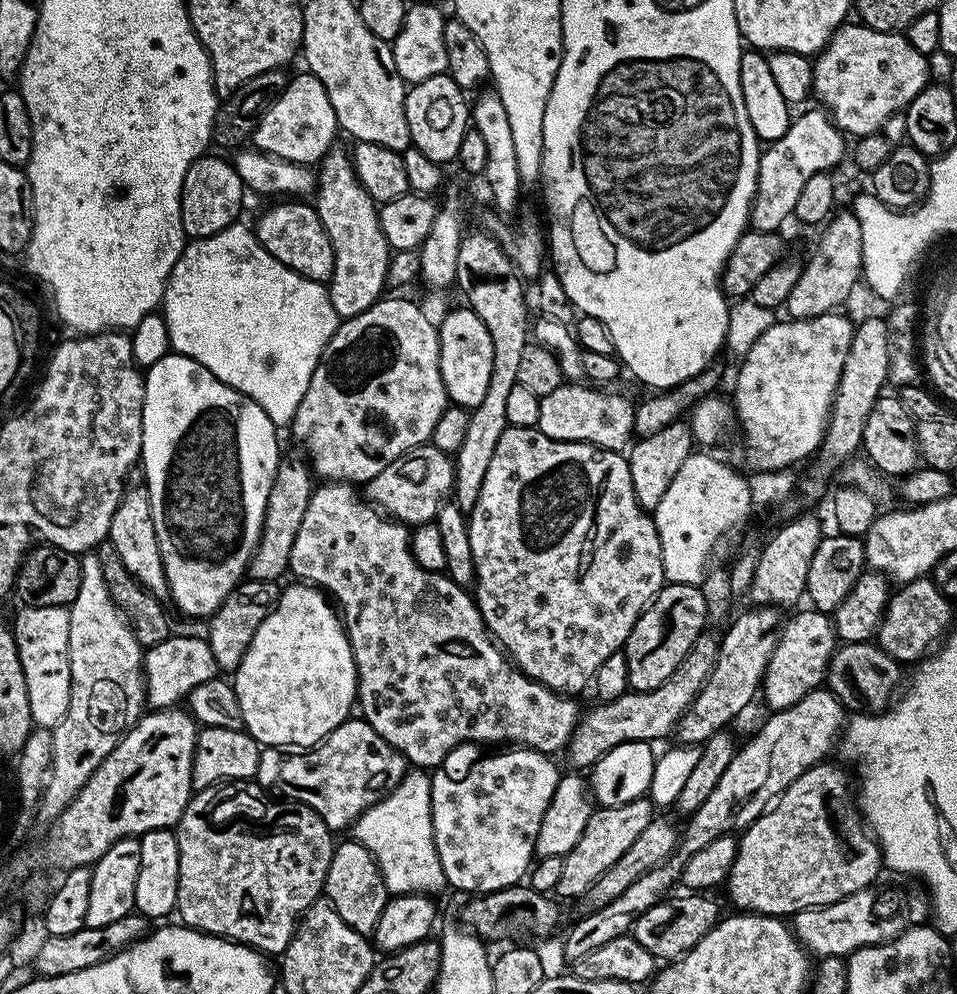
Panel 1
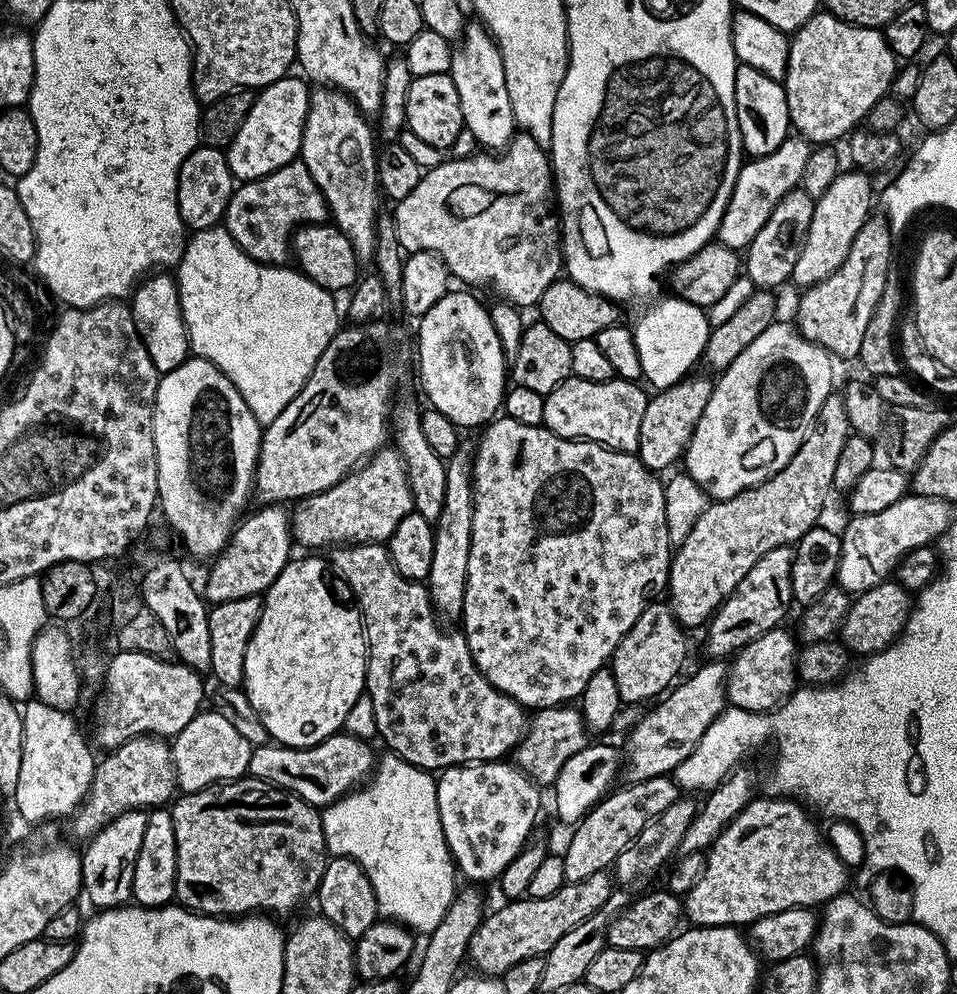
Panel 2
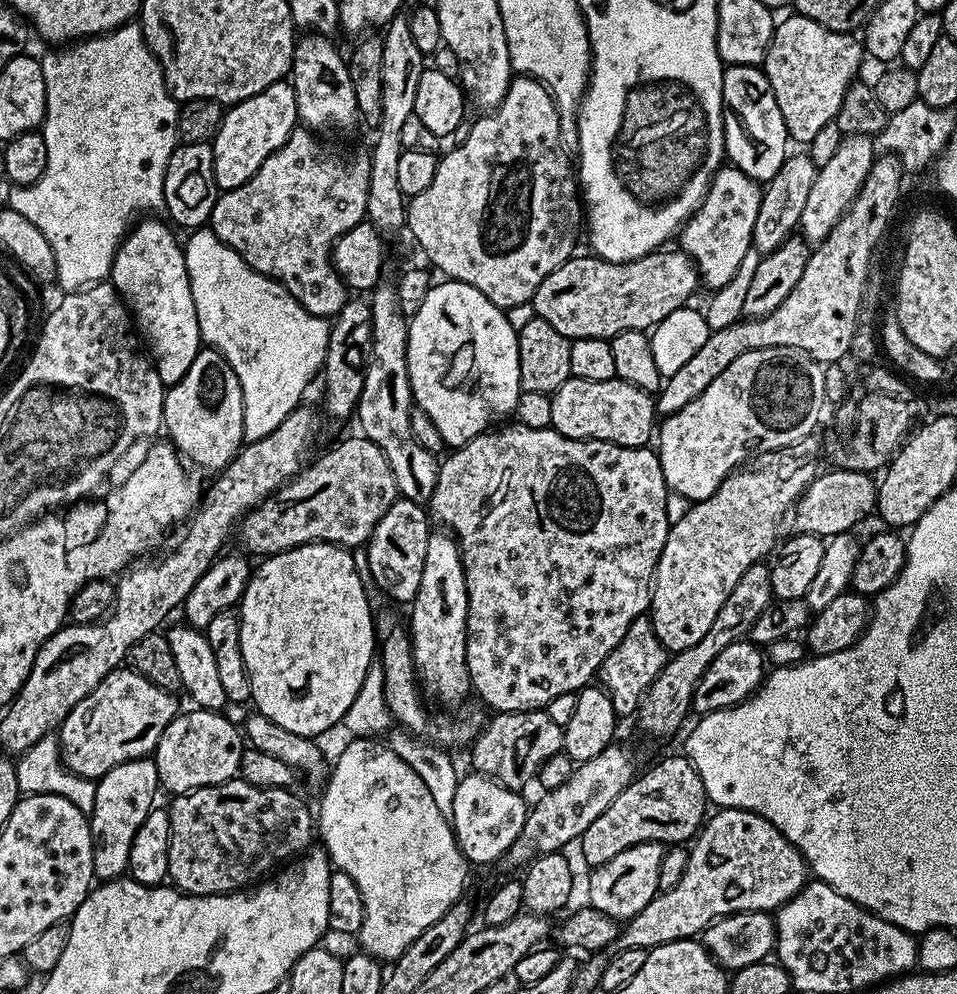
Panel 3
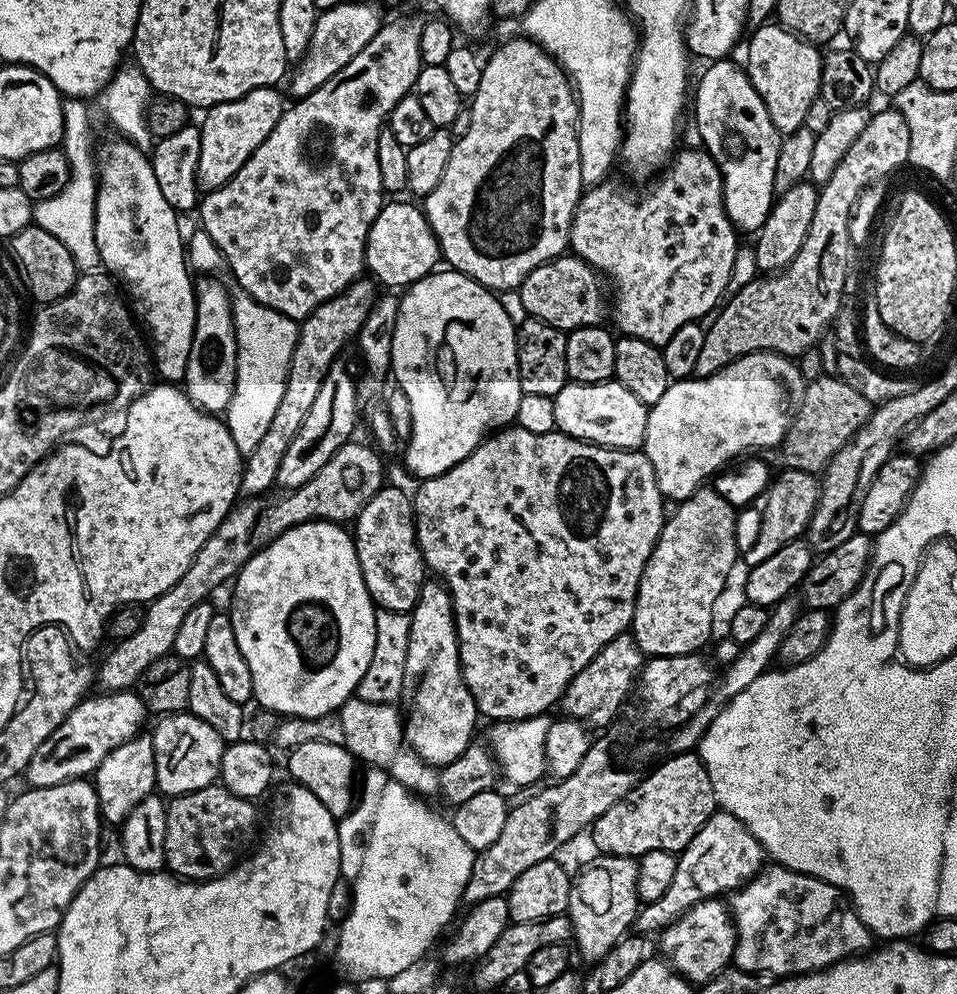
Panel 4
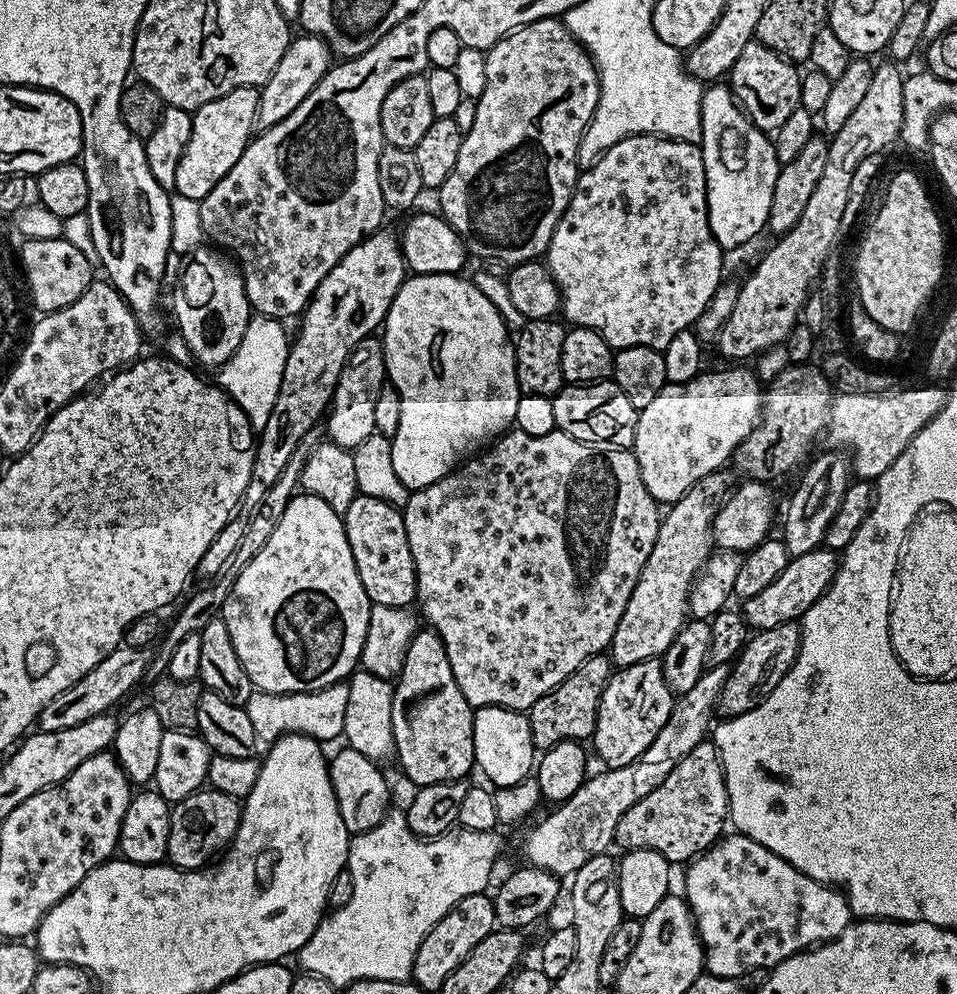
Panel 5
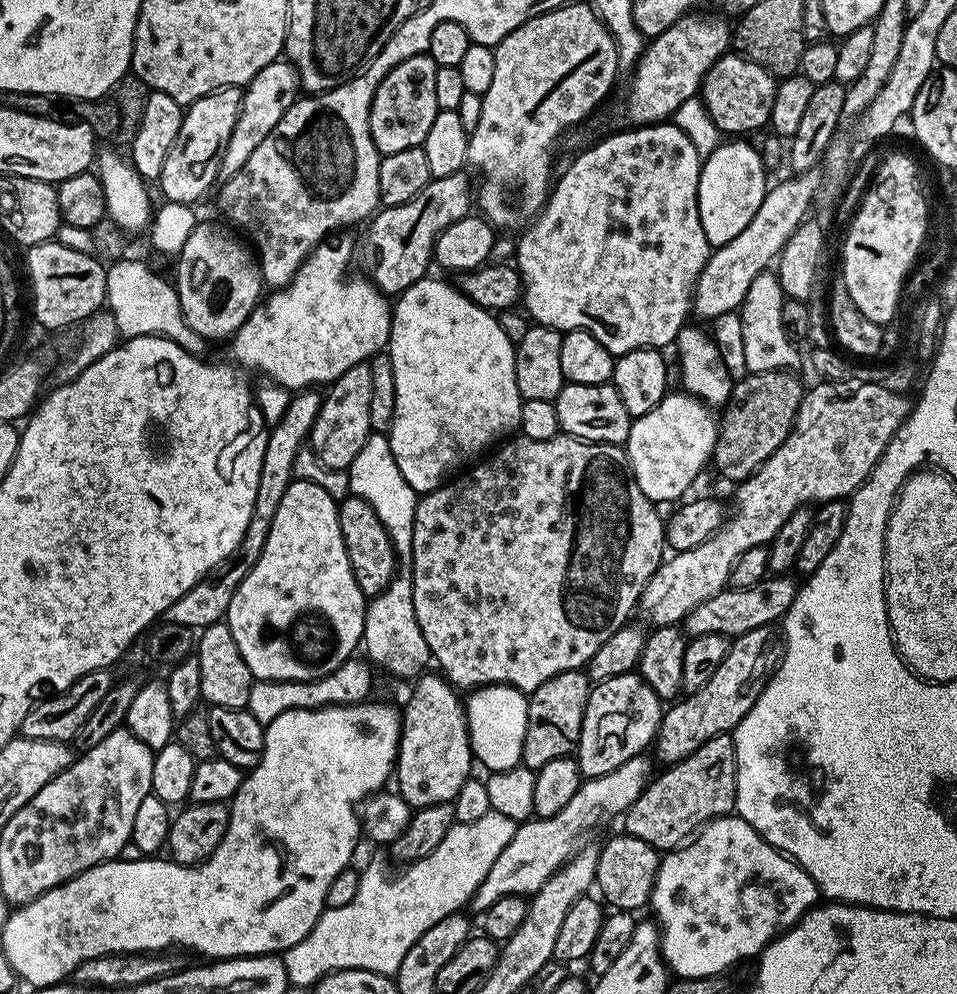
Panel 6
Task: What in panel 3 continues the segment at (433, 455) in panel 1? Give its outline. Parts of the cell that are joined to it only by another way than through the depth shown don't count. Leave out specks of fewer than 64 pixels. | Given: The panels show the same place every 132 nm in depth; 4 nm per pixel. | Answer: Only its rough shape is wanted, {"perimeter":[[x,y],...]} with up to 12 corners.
{"perimeter":[[363,434],[238,525],[245,553],[367,545],[398,499]]}

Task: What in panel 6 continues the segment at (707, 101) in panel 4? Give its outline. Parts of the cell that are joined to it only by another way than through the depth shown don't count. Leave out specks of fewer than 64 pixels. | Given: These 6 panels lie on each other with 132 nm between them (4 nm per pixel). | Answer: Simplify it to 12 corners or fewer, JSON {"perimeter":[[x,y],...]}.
{"perimeter":[[725,139],[700,165],[712,246],[738,238],[770,187],[759,150]]}

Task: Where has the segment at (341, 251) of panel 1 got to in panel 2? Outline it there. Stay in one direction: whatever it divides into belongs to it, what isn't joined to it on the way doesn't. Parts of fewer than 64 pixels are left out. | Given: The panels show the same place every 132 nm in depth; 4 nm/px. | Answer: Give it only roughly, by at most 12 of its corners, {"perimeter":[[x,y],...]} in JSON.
{"perimeter":[[313,87],[299,155],[360,262],[375,257],[378,140]]}

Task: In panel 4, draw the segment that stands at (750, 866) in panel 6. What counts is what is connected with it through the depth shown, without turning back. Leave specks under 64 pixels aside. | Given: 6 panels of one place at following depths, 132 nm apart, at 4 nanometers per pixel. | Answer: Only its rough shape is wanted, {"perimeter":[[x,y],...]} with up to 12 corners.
{"perimeter":[[789,868],[731,893],[734,964],[807,976],[874,944],[845,893]]}

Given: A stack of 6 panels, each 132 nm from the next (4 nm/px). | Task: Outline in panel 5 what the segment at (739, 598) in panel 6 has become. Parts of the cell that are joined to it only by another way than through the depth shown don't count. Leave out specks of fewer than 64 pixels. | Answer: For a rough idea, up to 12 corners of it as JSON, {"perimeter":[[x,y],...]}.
{"perimeter":[[837,553],[791,557],[766,590],[743,601],[756,630],[799,621],[826,594]]}

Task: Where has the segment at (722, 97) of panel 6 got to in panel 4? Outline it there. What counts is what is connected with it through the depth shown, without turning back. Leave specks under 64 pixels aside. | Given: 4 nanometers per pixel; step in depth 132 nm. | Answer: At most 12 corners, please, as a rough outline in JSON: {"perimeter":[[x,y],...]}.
{"perimeter":[[779,22],[753,27],[746,71],[777,132],[804,127],[821,49]]}

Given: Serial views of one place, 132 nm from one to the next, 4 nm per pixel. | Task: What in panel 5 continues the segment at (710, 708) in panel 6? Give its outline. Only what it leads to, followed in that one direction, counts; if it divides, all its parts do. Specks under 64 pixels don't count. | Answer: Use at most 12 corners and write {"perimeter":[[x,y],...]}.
{"perimeter":[[791,620],[757,631],[720,691],[719,715],[754,710],[799,653]]}

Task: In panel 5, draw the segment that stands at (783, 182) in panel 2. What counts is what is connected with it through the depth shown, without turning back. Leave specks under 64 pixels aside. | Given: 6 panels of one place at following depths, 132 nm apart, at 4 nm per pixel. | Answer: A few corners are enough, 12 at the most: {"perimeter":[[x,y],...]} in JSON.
{"perimeter":[[697,145],[577,175],[546,263],[569,325],[663,349],[720,288]]}

